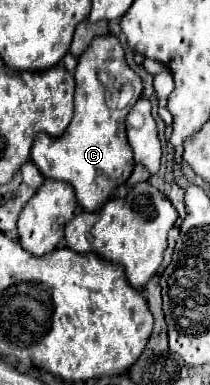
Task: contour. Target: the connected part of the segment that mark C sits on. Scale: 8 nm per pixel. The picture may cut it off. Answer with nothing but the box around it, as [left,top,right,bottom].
[30,34,142,210]

